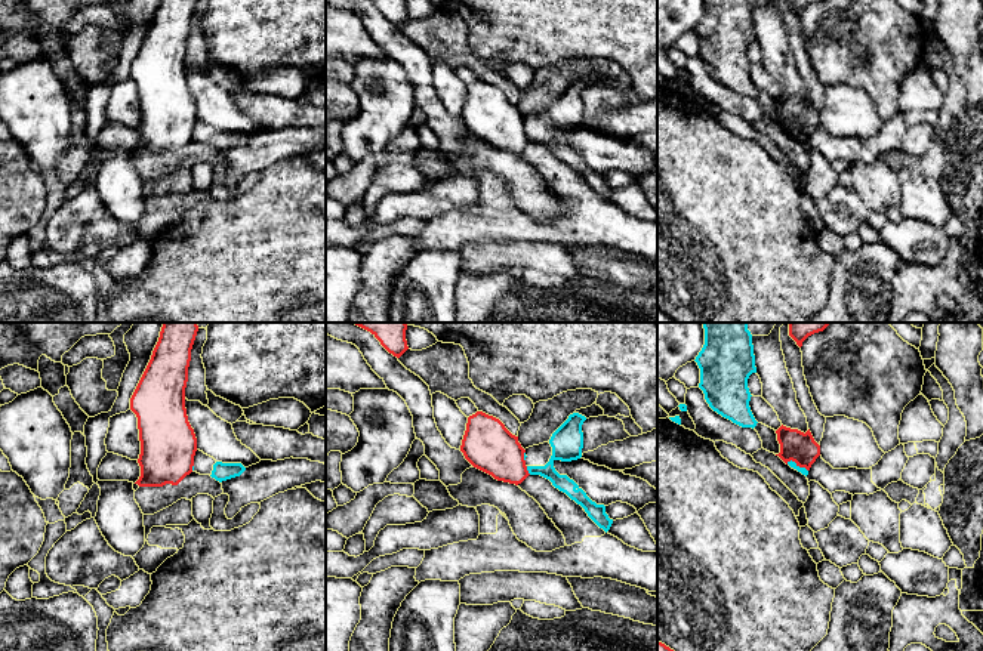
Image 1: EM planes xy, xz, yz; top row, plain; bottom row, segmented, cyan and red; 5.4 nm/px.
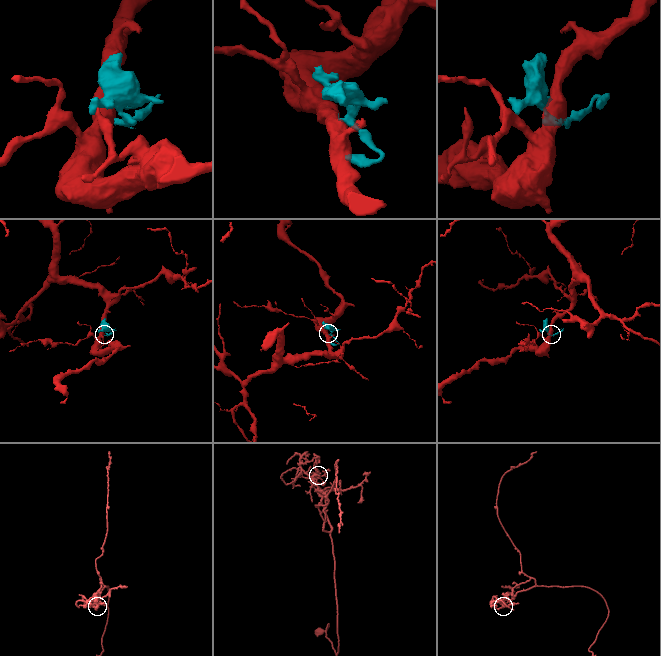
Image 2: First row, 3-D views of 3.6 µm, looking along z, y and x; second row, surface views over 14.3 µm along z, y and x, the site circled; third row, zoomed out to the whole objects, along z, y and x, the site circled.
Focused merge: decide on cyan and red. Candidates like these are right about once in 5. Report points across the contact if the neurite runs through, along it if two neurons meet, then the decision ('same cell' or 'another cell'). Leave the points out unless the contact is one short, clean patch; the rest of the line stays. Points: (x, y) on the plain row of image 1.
another cell

